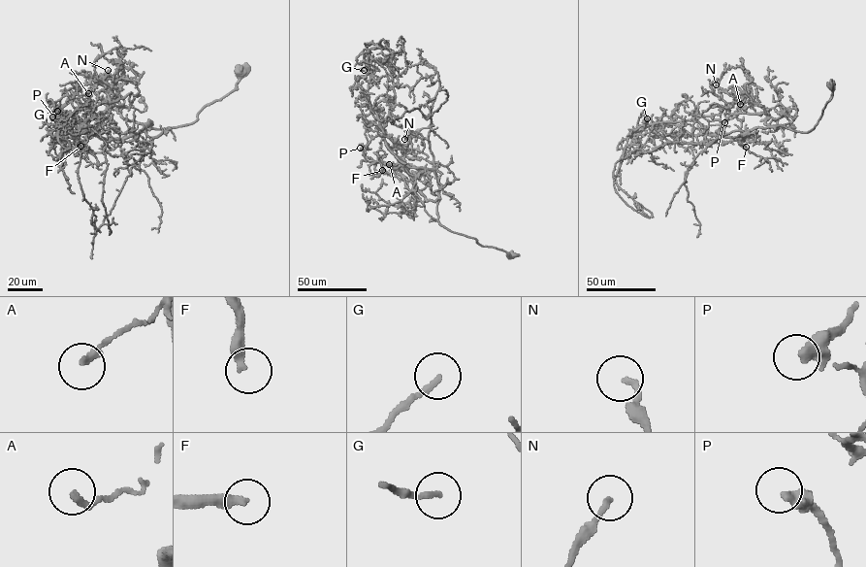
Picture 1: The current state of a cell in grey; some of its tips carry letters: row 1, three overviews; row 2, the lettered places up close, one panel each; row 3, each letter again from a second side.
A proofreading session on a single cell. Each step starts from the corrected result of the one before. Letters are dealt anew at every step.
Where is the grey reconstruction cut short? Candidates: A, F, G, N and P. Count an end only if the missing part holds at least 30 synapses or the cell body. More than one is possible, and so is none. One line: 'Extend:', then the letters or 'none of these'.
Extend: none of these

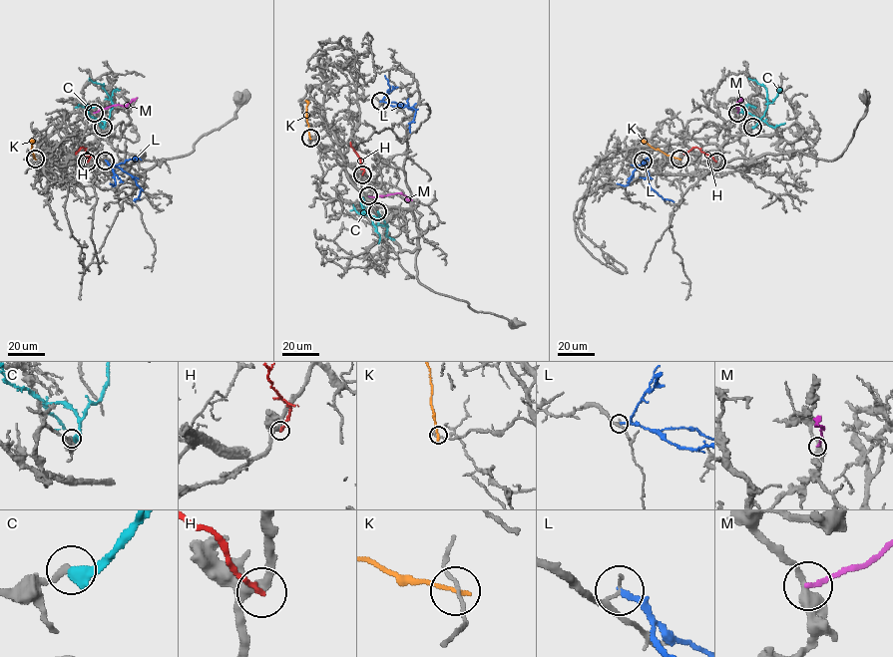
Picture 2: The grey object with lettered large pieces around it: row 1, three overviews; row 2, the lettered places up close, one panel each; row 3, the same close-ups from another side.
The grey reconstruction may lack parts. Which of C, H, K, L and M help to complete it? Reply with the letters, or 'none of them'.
none of them

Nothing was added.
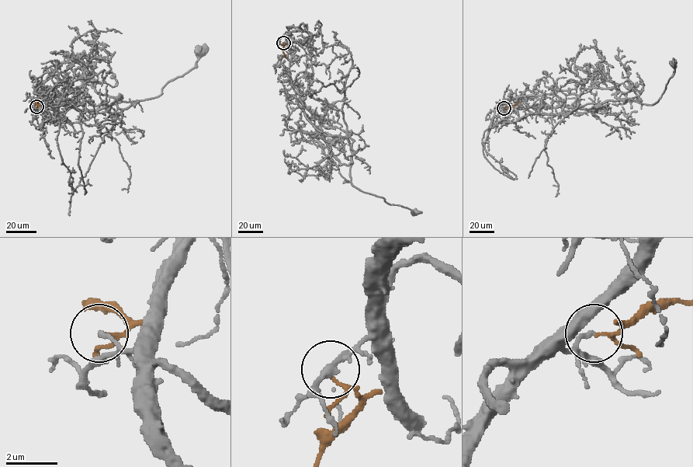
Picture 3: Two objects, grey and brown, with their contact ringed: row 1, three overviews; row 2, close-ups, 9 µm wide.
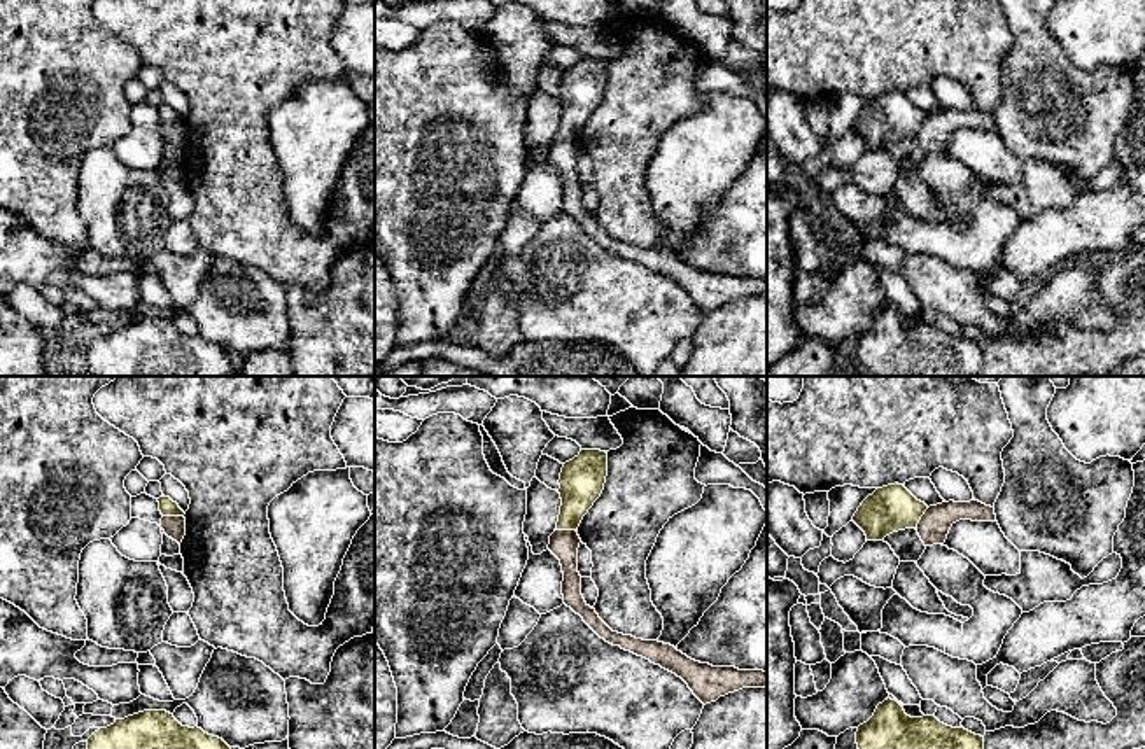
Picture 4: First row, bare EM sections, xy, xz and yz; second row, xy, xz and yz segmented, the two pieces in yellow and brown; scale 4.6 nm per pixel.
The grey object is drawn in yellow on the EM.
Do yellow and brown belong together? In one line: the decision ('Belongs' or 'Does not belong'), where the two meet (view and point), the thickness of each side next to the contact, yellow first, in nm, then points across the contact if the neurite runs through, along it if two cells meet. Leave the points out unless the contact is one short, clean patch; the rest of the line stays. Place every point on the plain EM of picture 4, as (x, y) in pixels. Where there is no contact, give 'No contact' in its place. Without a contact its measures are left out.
Does not belong. Touches yellow at yz (920, 126). Thickness 220 nm (yellow) against 140 nm. Boundary: yz (928, 116), (916, 137)

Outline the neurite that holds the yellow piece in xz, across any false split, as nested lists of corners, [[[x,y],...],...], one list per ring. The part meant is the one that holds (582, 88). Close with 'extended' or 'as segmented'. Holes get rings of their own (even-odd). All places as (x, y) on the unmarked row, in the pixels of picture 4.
[[[581,58],[564,72],[558,88],[562,114],[555,138],[578,138],[583,124],[601,105],[606,84],[608,61],[601,58]]]; as segmented

